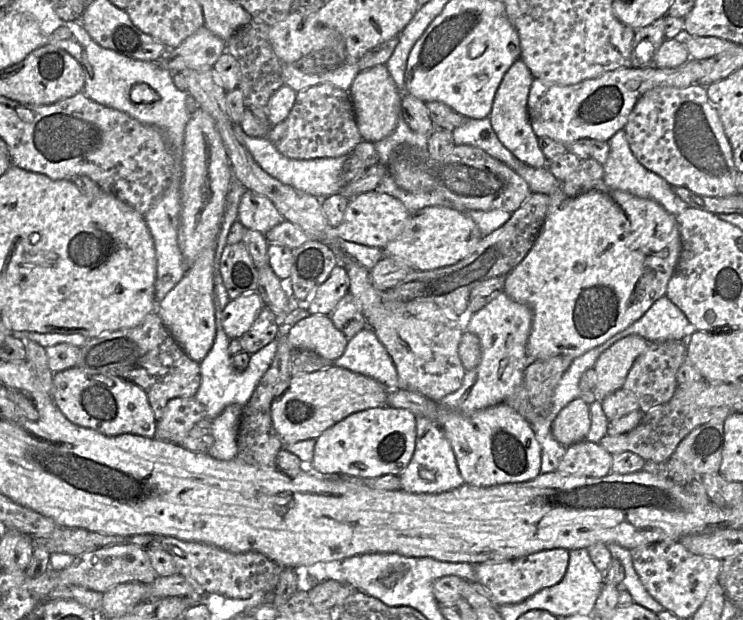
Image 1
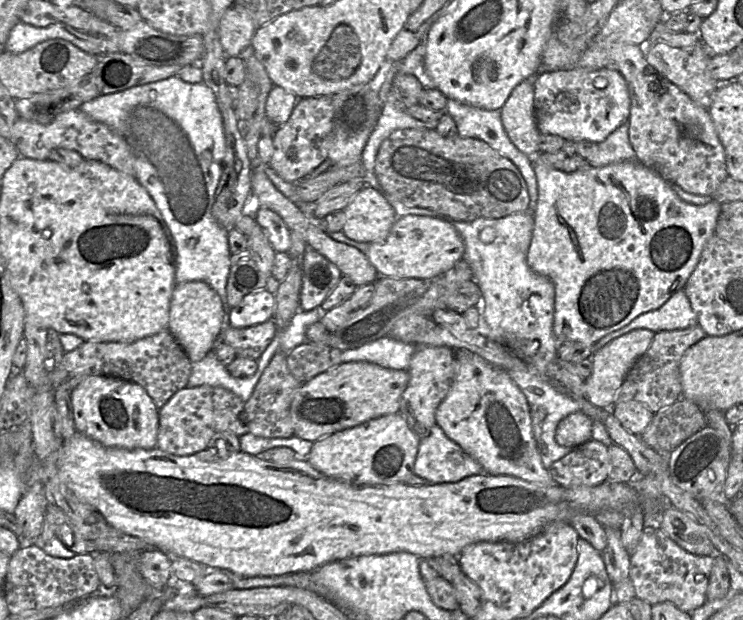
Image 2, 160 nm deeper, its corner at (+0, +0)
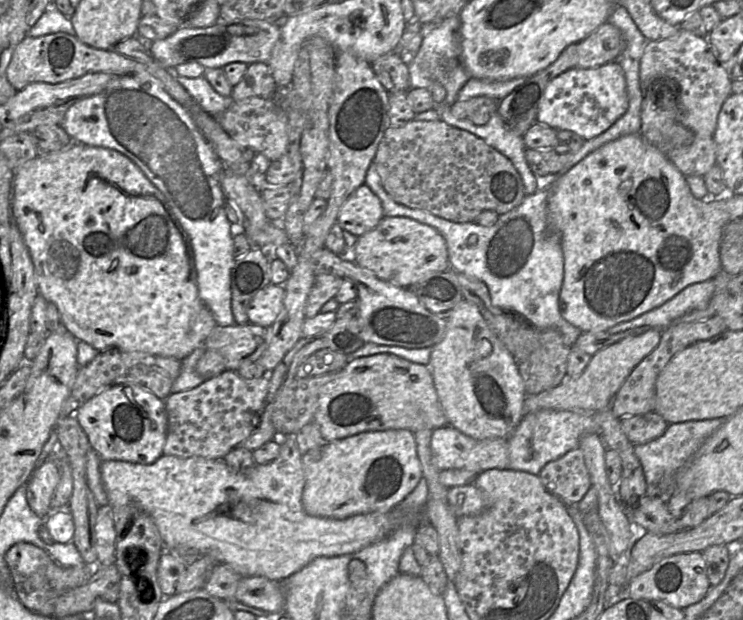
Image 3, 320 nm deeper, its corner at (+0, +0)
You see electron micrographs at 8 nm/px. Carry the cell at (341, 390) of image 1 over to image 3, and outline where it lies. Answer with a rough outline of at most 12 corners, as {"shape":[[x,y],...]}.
{"shape":[[350,359],[320,390],[326,442],[449,425],[429,366]]}

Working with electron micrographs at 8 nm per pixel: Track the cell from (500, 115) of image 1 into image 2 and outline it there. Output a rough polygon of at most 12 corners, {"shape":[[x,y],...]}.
{"shape":[[533,79],[500,109],[538,199],[527,264],[559,343],[658,309],[715,234],[638,161],[540,158]]}

